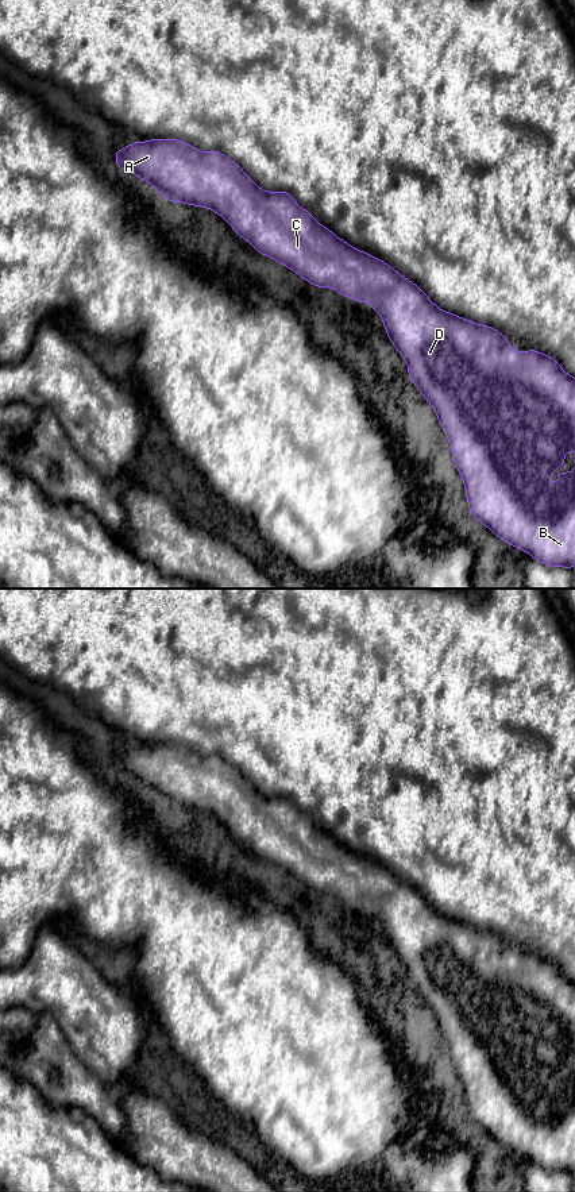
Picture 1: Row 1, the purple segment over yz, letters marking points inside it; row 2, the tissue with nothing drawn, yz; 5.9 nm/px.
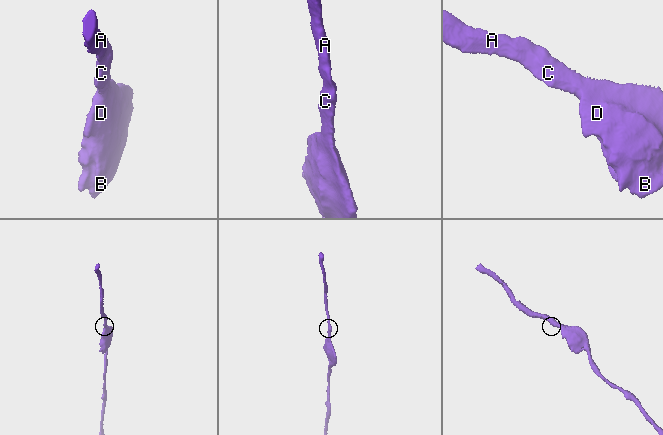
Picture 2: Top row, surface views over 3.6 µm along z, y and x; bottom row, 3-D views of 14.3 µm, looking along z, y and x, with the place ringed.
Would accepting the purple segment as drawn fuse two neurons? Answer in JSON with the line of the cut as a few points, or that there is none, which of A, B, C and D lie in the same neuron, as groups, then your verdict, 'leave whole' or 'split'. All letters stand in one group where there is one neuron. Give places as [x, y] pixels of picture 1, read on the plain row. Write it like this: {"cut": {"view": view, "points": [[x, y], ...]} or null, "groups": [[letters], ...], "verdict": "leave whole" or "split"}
{"cut": null, "groups": [["A", "B", "C", "D"]], "verdict": "leave whole"}

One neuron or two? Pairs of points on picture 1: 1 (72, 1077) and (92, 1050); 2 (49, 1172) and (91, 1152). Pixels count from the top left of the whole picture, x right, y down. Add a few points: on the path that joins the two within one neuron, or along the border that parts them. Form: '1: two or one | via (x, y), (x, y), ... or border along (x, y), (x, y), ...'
1: two | border along (85, 1064), (100, 1079)
2: one | via (60, 1172), (70, 1172), (80, 1162)

